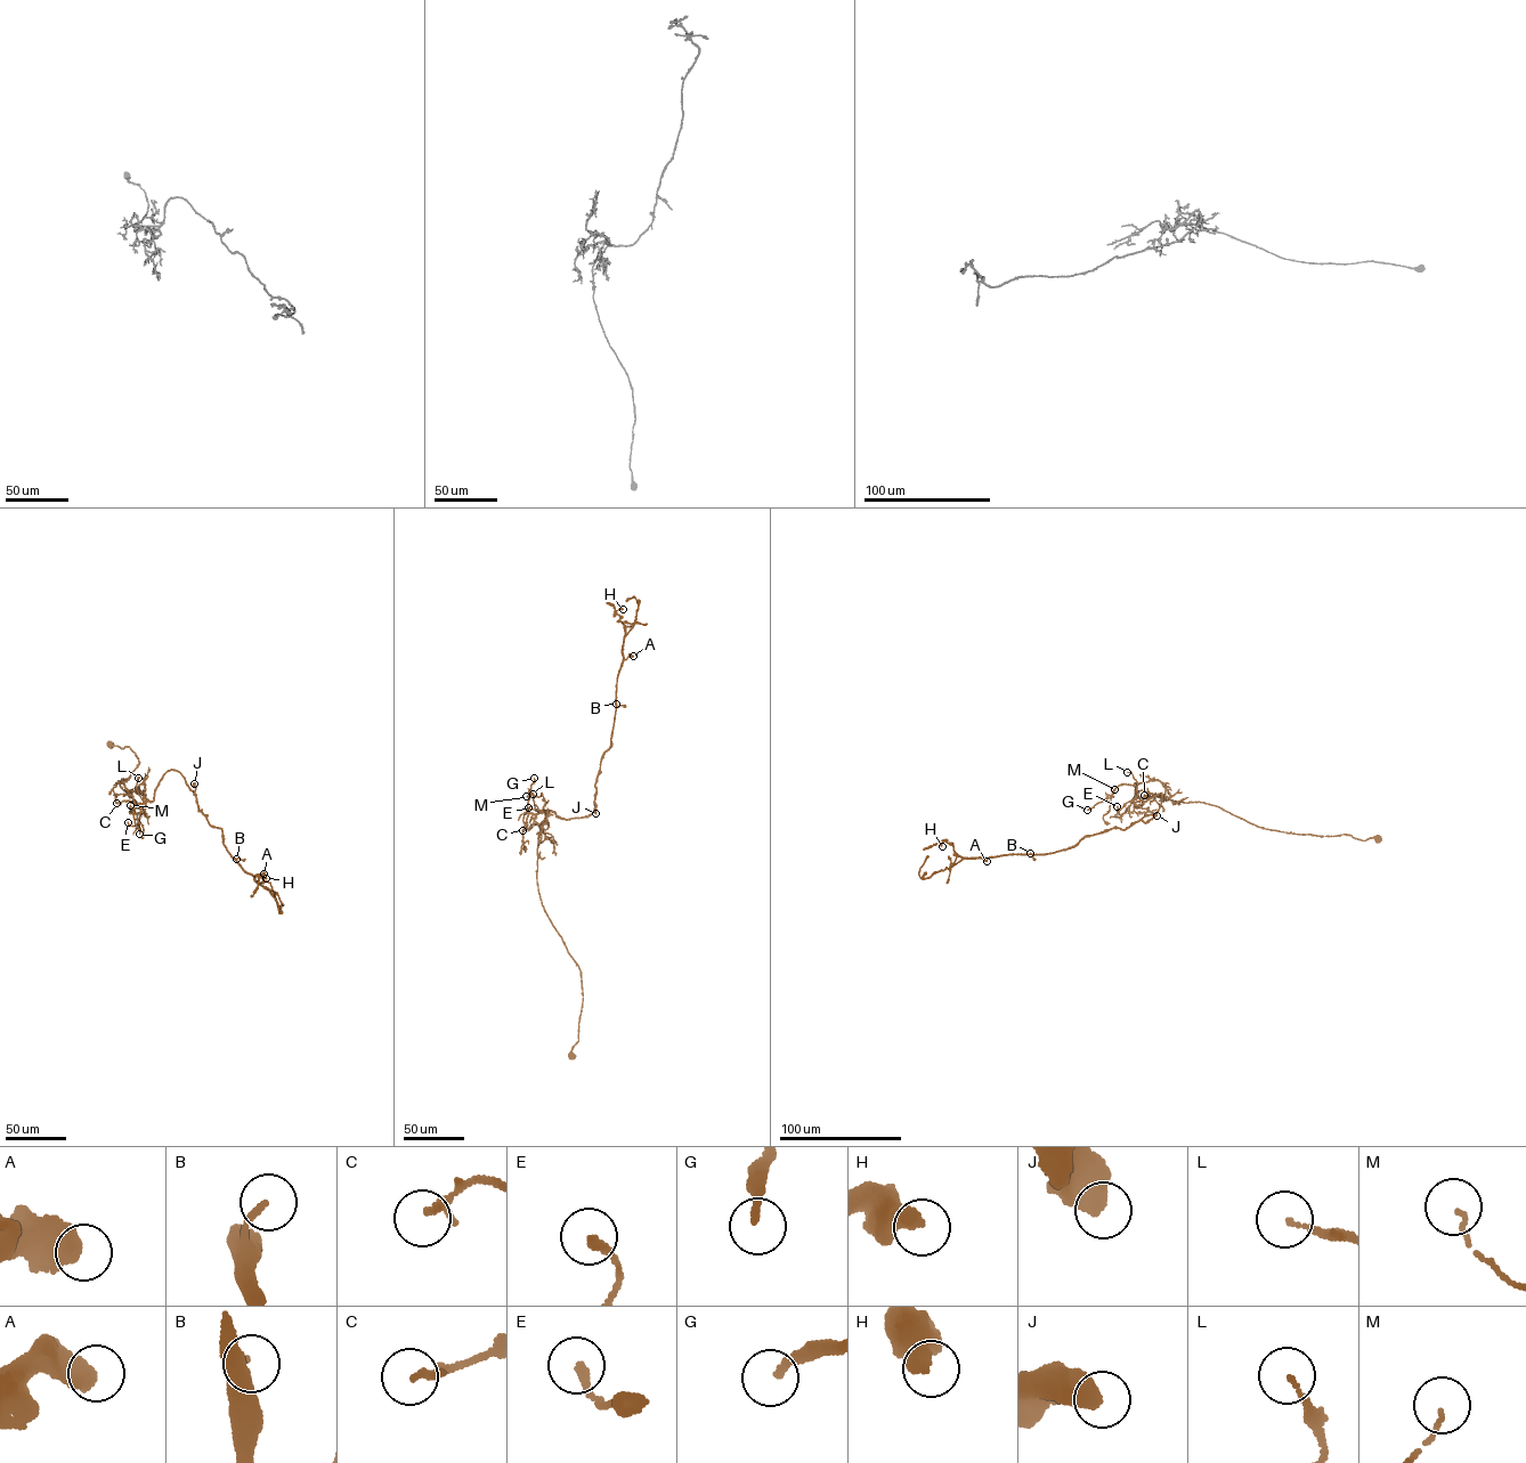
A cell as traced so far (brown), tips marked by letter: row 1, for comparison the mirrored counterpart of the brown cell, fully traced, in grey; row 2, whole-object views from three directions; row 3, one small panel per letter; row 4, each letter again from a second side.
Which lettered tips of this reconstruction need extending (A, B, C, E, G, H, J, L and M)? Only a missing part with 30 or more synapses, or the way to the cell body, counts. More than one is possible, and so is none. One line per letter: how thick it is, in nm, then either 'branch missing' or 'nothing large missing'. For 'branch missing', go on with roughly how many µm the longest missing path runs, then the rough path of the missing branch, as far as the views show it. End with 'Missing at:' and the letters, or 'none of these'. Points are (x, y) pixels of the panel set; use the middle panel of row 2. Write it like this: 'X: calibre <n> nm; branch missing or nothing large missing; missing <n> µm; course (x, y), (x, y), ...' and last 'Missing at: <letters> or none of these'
A: calibre 650 nm; nothing large missing
B: calibre 160 nm; nothing large missing
C: calibre 190 nm; nothing large missing
E: calibre 240 nm; nothing large missing
G: calibre 220 nm; nothing large missing
H: calibre 550 nm; nothing large missing
J: calibre 600 nm; nothing large missing
L: calibre 120 nm; nothing large missing
M: calibre 90 nm; nothing large missing
Missing at: none of these

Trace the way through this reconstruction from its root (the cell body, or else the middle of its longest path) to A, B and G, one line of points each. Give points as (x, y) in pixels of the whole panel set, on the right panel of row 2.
A: (1378, 839), (1263, 829), (1215, 805), (1150, 794), (1135, 803), (1161, 794), (1146, 822), (1053, 852), (987, 861)
B: (1378, 839), (1263, 829), (1215, 805), (1150, 794), (1135, 803), (1161, 794), (1146, 822), (1030, 853)
G: (1378, 839), (1263, 829), (1215, 805), (1150, 794), (1135, 802), (1129, 785), (1119, 785), (1087, 810)

